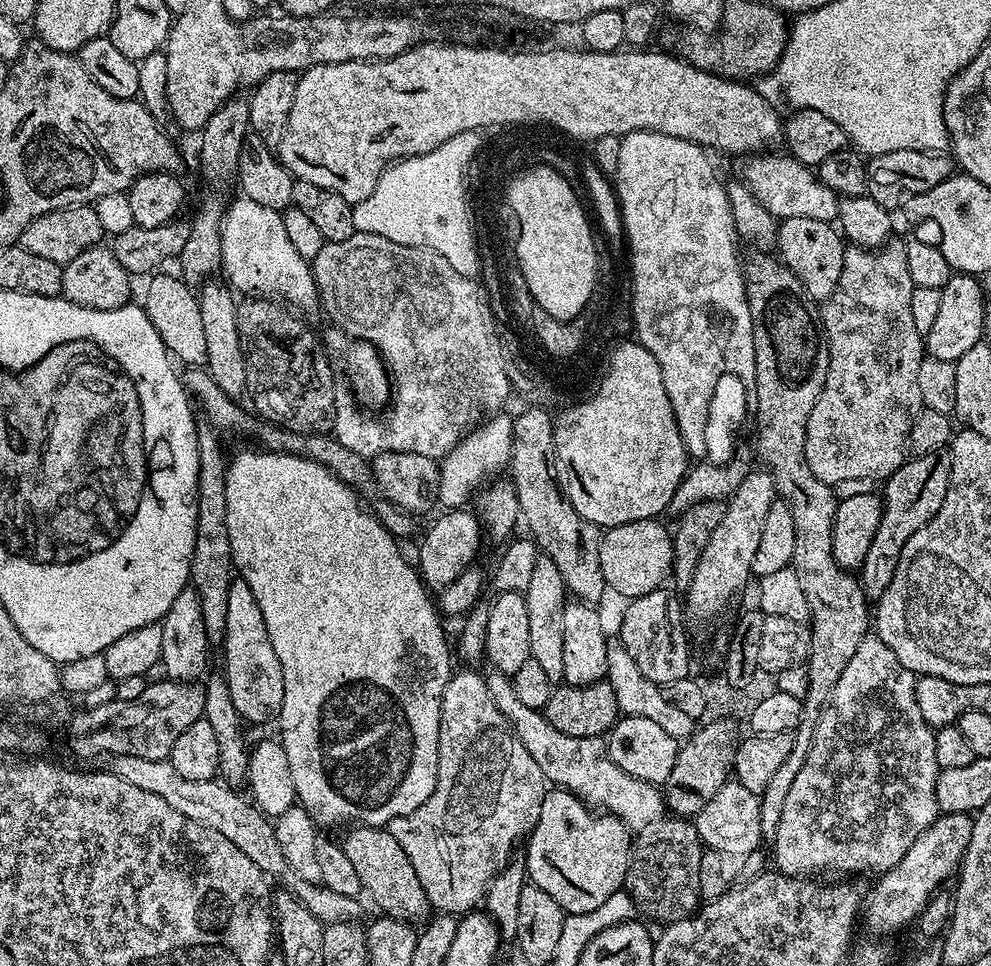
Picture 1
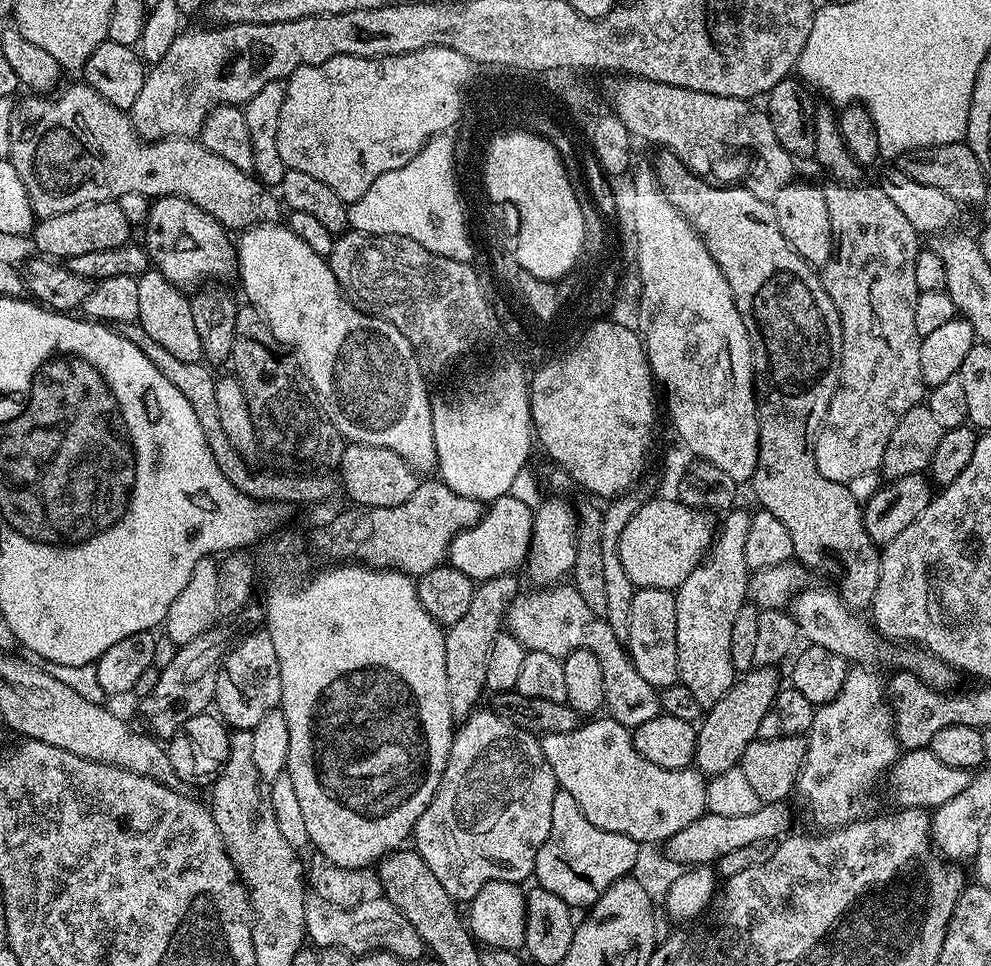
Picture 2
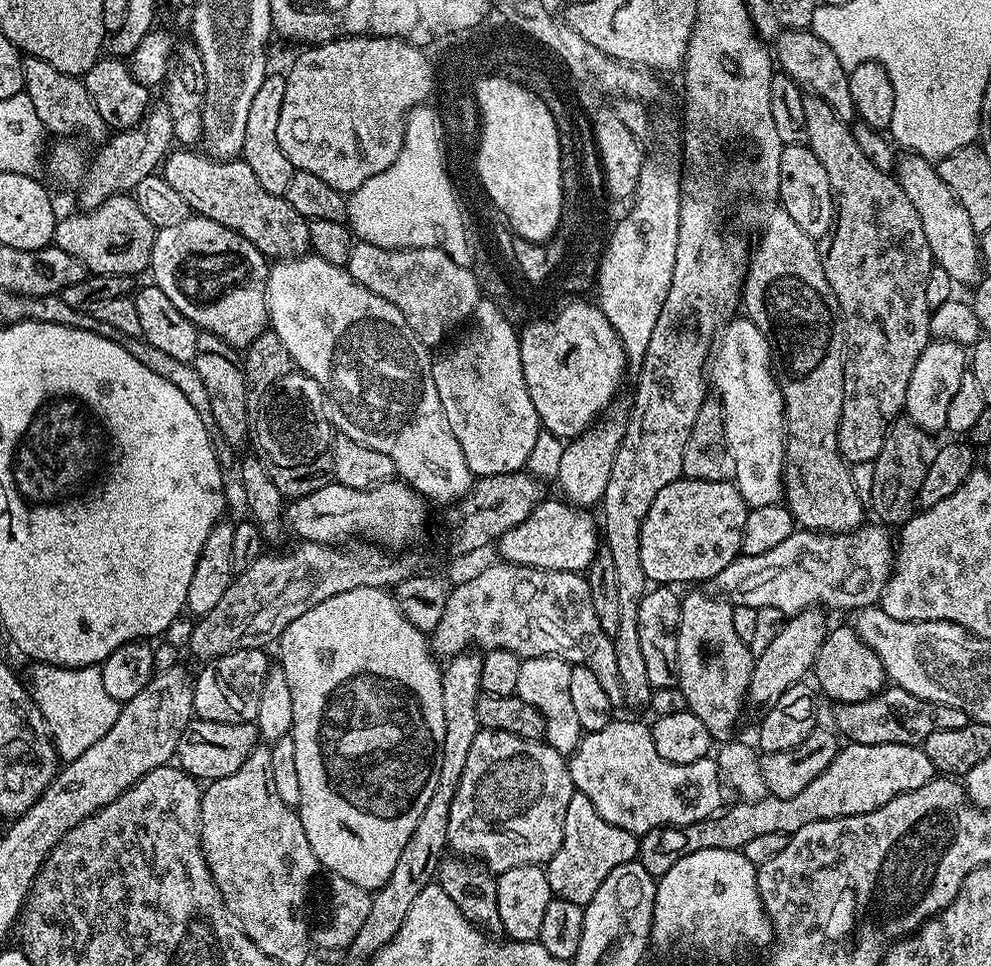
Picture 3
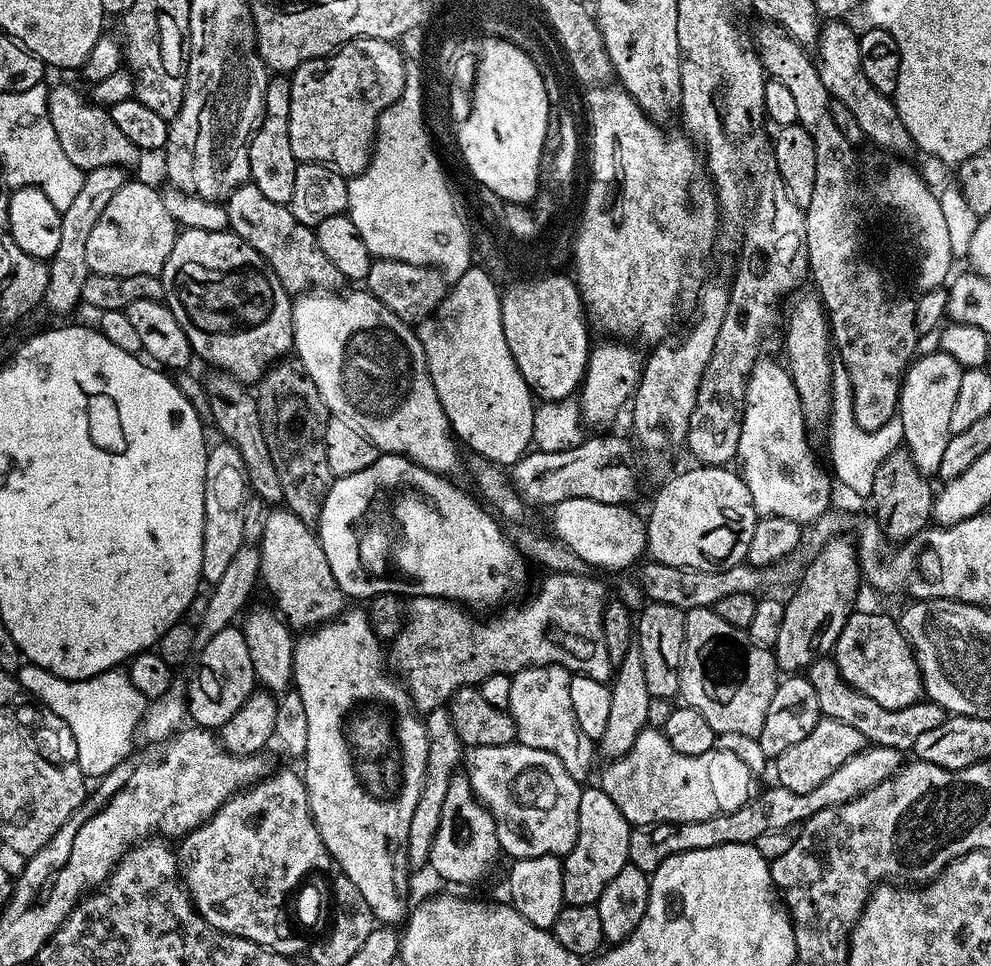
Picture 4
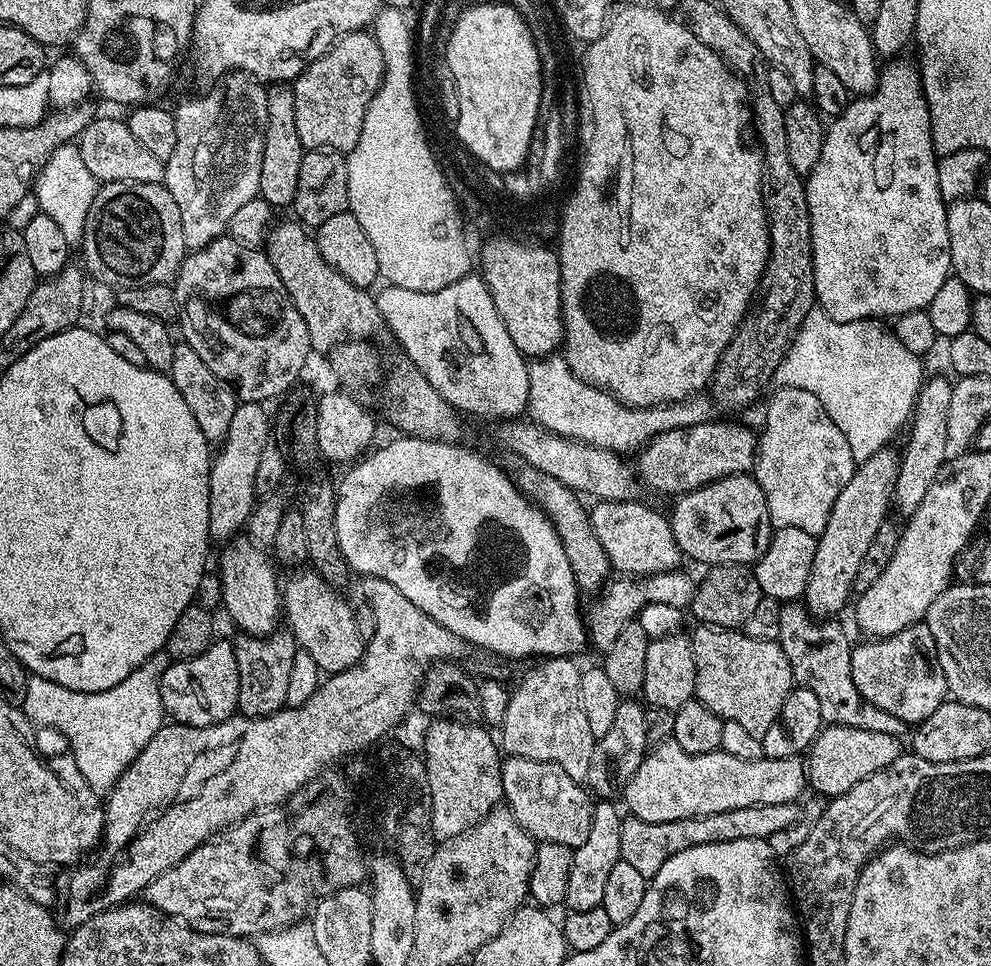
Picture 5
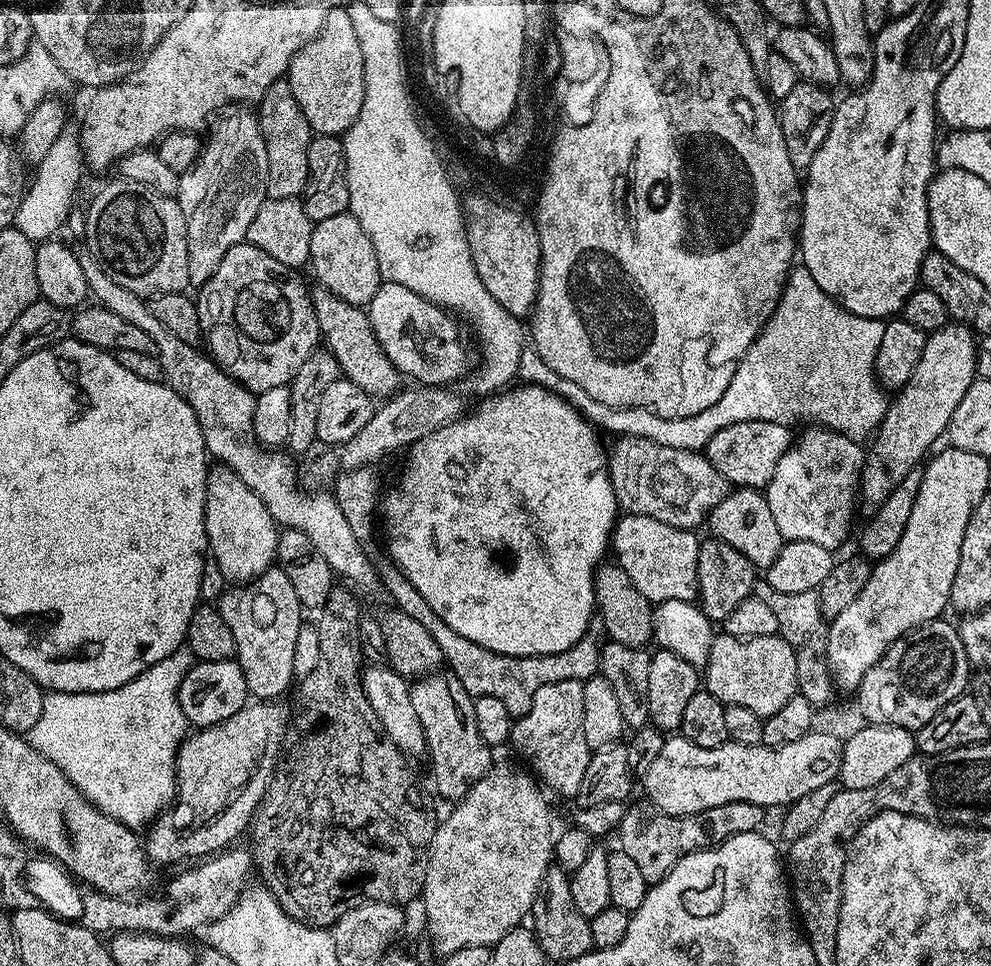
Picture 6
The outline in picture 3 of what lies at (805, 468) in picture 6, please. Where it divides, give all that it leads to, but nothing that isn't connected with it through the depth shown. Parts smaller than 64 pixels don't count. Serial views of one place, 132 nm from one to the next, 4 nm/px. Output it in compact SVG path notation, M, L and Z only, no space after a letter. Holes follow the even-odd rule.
M732 318L723 325L722 331L719 333L718 339L714 344L714 351L710 356L710 384L716 387L715 395L720 402L720 409L724 412L724 437L728 443L730 454L734 458L734 466L736 467L736 475L734 483L738 491L742 494L742 498L748 503L749 508L757 508L758 506L770 506L771 504L781 503L784 494L784 403L780 394L780 388L776 385L776 377L772 371L772 348L768 345L768 340L762 334L762 330L758 330L758 326L754 326L754 322L747 318L736 320Z

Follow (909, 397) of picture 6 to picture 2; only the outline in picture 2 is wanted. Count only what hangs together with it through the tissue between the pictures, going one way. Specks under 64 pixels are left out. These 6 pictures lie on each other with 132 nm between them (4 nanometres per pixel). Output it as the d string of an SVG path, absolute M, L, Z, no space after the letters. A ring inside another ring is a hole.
M753 667L751 672L743 673L736 683L730 686L730 690L715 706L703 713L696 730L696 758L694 764L705 777L711 778L737 767L746 746L750 746L750 742L757 739L758 726L762 726L762 717L766 714L766 710L770 710L777 692L782 687L782 681L780 681L780 676L776 672L779 671L775 667Z

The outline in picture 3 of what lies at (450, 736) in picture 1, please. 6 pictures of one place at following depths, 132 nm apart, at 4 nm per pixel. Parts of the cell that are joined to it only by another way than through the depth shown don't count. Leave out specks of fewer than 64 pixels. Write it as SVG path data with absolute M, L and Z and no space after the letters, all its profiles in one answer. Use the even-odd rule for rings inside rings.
M481 730L470 742L470 755L466 758L466 766L462 770L462 782L458 782L458 790L450 802L450 820L448 822L448 848L457 857L475 858L483 864L489 872L499 874L510 870L514 866L526 866L527 864L547 865L548 860L562 846L562 834L566 830L566 809L570 807L570 798L573 794L572 779L568 769L568 761L565 753L554 750L546 742L539 740L527 740L521 736L515 736L509 732L494 732Z

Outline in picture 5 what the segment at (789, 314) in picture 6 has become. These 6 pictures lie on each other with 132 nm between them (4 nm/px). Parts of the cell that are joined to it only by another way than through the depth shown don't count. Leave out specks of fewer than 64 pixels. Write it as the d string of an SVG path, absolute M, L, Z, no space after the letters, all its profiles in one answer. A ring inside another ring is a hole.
M813 306L806 314L806 318L802 322L802 326L796 332L796 336L792 339L792 344L784 351L782 362L777 366L774 380L777 385L785 388L797 388L798 390L810 390L810 394L814 394L814 398L818 398L818 402L822 402L822 406L826 410L826 414L830 414L830 418L834 422L834 426L838 426L838 430L842 430L842 435L846 437L846 442L850 442L850 454L854 454L857 462L870 458L874 454L878 454L878 450L887 447L895 436L896 431L900 427L909 423L912 415L912 408L916 404L916 396L920 393L926 379L926 371L924 372L924 360L916 356L910 350L906 350L906 346L902 346L898 342L896 336L891 332L886 332L880 325L881 323L871 320L855 320L854 322L834 322L834 318L827 316L819 306ZM558 354L535 359L529 365L527 404L529 419L548 432L621 454L643 447L658 434L698 426L714 416L714 405L704 394L693 394L672 404L656 404L653 408L632 408L610 393L582 382Z

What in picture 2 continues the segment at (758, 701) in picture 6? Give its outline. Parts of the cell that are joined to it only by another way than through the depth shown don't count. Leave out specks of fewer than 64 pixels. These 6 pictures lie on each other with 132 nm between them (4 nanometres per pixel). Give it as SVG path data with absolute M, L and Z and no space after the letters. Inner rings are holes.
M732 510L727 513L728 516L724 521L719 521L718 531L715 533L712 544L708 547L708 551L704 553L704 559L690 574L690 578L686 578L686 582L682 582L680 587L675 589L676 605L678 606L678 670L680 671L680 683L686 686L686 690L694 693L694 698L698 698L701 709L707 710L712 708L719 702L719 700L726 695L730 690L730 686L735 684L738 679L738 673L734 662L730 658L730 629L734 627L734 617L738 614L738 610L749 599L748 594L748 582L750 579L750 573L746 566L746 534L750 530L750 518L752 512L746 510L745 512L736 512Z

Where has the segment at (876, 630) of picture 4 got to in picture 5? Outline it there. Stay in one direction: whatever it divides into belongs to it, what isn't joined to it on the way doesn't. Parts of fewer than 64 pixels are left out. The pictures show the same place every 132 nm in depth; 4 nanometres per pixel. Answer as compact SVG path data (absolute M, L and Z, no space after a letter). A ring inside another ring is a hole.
M913 626L905 632L883 638L868 638L865 644L856 644L852 649L850 670L854 678L854 686L862 694L868 704L874 705L878 710L886 710L886 714L894 714L894 718L902 718L905 726L921 724L938 706L942 706L948 696L946 678L937 664L932 646L932 635L926 626Z

